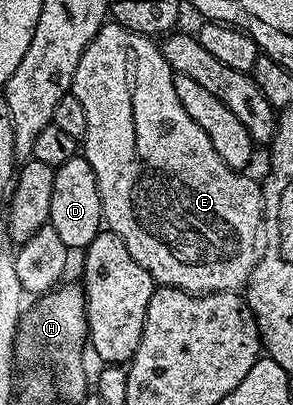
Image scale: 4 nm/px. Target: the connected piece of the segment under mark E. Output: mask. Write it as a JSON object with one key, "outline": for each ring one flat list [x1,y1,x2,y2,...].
{"outline":[[107,21,98,33,89,41,87,48,81,53,81,59,77,62,77,71,73,74,70,94,81,101,85,108,85,133,81,140,81,155,89,161,93,169,93,177,97,177,97,189,101,197,101,209,106,230,117,233,125,241,125,249,133,253,133,261,141,265,153,276,160,287,176,287,182,291,188,291,191,295,208,295,218,291,234,291,246,288,247,281,251,277,251,270,257,262,257,250,255,242,261,239,261,224,265,218,263,209,263,188,260,180,250,179,243,175,242,170,229,166,213,149,213,141,209,141,209,133,185,113,185,105,177,98,175,88,175,72,165,61,160,44,154,38,146,35,138,35,136,31,125,29,119,23]]}

